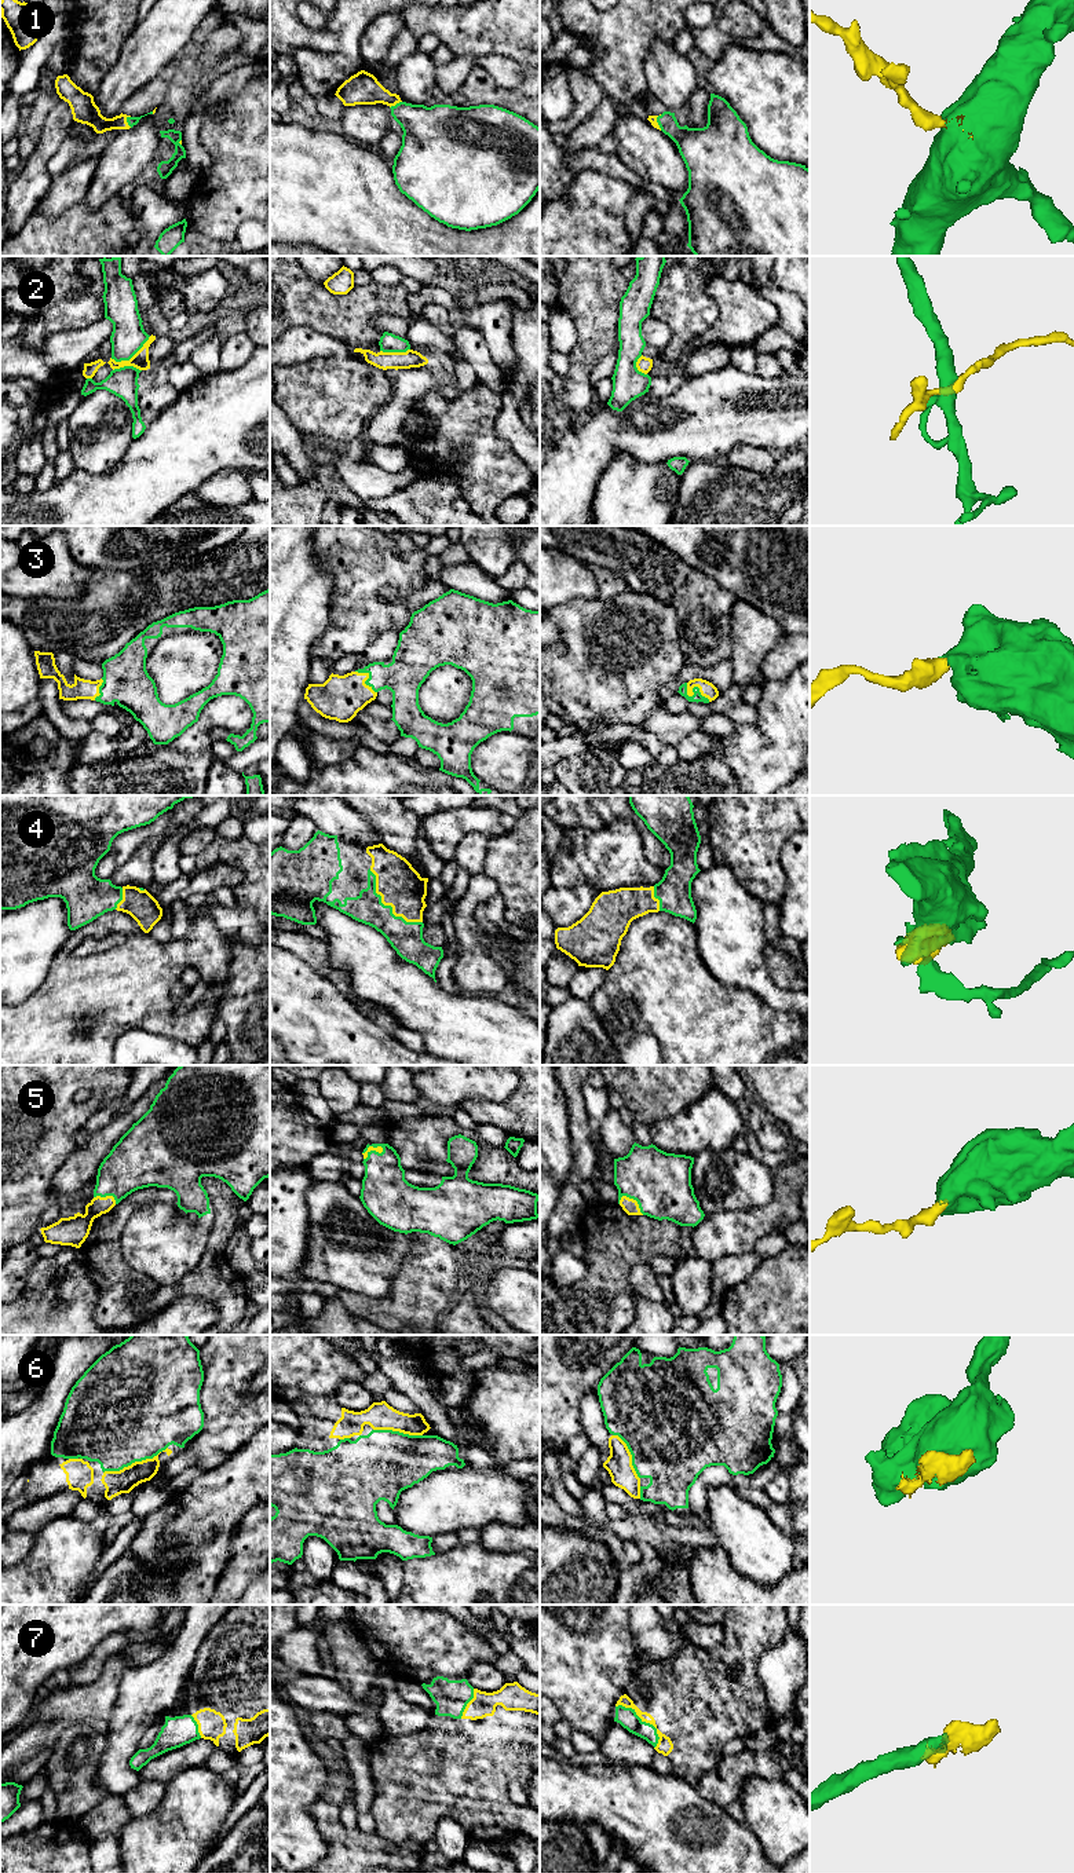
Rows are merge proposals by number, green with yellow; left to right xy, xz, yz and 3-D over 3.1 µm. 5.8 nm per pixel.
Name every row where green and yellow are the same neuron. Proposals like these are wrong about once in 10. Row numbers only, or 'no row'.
1, 3, 4, 5, 6, 7

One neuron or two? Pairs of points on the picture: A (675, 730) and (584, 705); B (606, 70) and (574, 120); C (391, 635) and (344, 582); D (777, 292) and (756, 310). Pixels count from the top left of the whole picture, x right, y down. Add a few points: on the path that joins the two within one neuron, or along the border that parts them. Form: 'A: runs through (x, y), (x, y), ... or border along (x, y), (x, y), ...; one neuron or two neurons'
A: border along (658, 705), (639, 727); two neurons
B: border along (585, 68), (605, 95); two neurons
C: border along (398, 632), (386, 629), (364, 653); two neurons
D: border along (756, 289), (777, 308), (778, 324); two neurons

